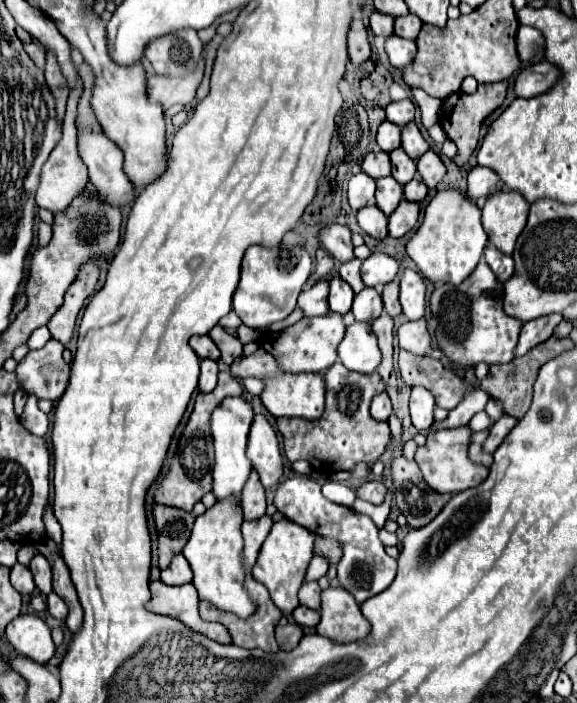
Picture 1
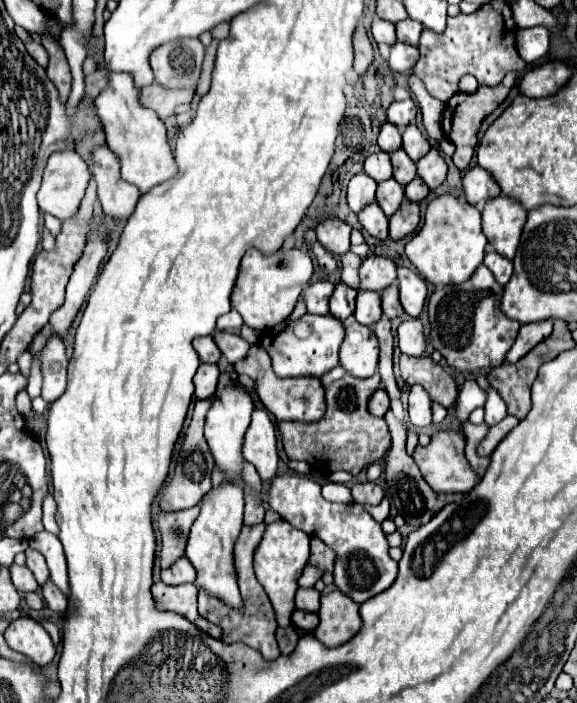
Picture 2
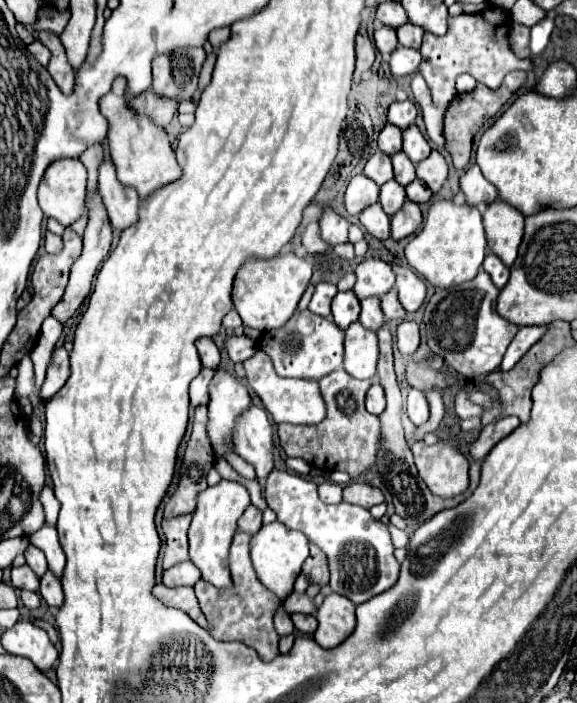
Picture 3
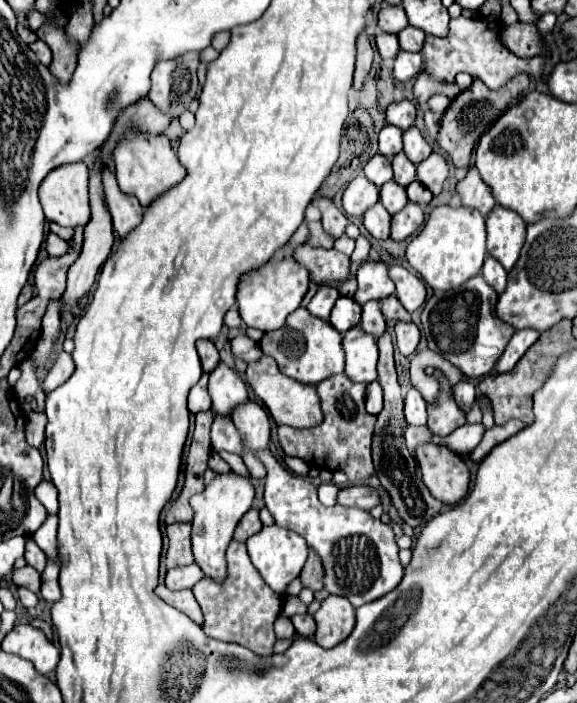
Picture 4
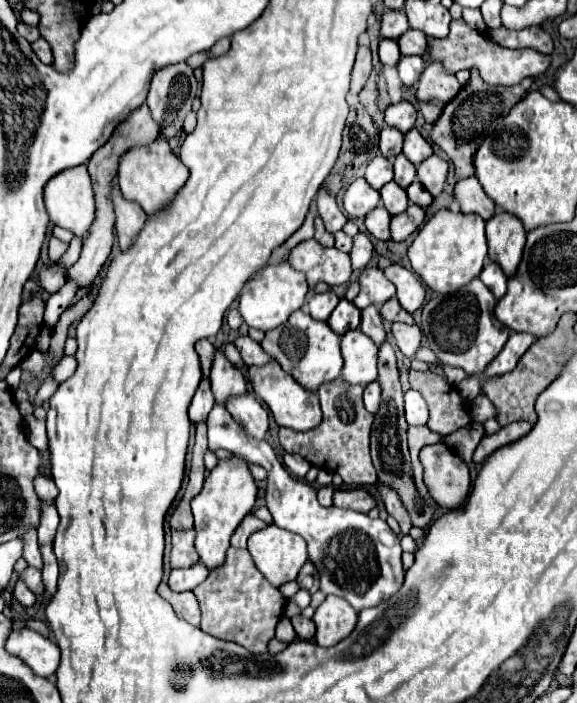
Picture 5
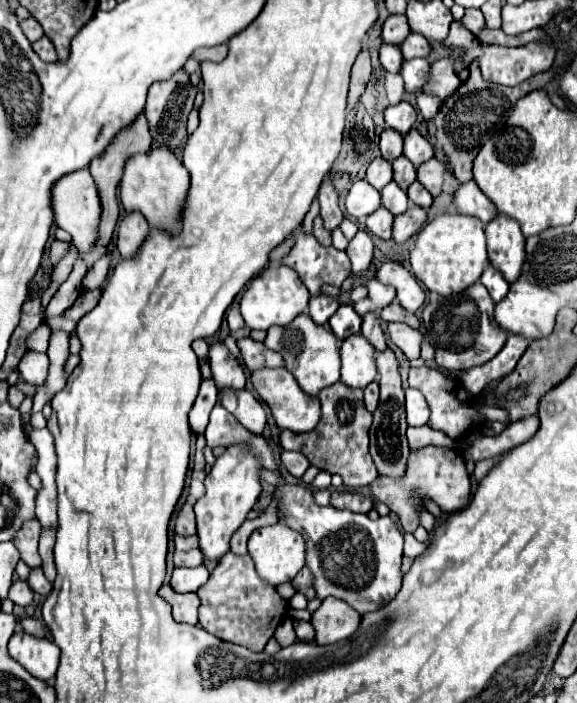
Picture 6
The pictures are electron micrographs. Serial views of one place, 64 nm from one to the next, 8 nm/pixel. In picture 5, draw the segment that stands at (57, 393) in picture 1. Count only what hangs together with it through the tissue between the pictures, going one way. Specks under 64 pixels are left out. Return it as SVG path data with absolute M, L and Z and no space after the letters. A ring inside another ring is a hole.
M62 356L62 360L54 366L54 372L52 372L52 378L62 384L64 380L68 380L76 370L76 360L74 356Z

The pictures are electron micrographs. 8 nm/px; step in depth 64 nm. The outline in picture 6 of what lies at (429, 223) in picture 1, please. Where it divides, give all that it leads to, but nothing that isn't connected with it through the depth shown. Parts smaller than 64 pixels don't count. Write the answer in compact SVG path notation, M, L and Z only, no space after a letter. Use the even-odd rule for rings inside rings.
M438 214L418 232L410 250L410 264L414 276L430 292L450 296L466 290L470 284L480 280L484 268L488 266L485 225L476 216Z

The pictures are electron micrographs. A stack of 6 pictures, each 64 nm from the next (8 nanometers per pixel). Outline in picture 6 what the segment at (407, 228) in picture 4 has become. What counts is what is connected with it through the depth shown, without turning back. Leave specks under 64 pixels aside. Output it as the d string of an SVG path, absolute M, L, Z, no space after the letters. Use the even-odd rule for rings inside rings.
M410 204L408 210L404 214L398 214L394 218L394 226L392 226L392 238L402 244L406 242L410 236L414 236L422 224L426 222L426 210L416 206L416 204Z

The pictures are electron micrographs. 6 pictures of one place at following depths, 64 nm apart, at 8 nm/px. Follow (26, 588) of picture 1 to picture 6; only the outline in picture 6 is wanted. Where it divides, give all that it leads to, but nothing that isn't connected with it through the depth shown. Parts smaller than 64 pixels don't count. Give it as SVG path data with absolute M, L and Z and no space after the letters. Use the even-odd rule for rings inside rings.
M32 568L32 570L30 570L28 584L30 584L30 588L32 588L34 592L44 594L44 596L48 596L48 594L50 594L50 590L52 590L52 584L46 580L46 576L44 576L42 568Z

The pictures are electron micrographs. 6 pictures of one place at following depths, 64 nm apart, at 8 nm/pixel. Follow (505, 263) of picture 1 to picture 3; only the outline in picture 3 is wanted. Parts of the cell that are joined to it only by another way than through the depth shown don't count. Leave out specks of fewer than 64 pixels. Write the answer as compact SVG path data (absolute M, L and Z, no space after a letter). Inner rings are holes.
M488 254L488 256L484 258L482 268L490 272L492 282L494 282L498 288L504 288L504 284L506 284L506 282L508 282L508 278L510 278L510 268L508 268L508 266L498 258L498 256Z

